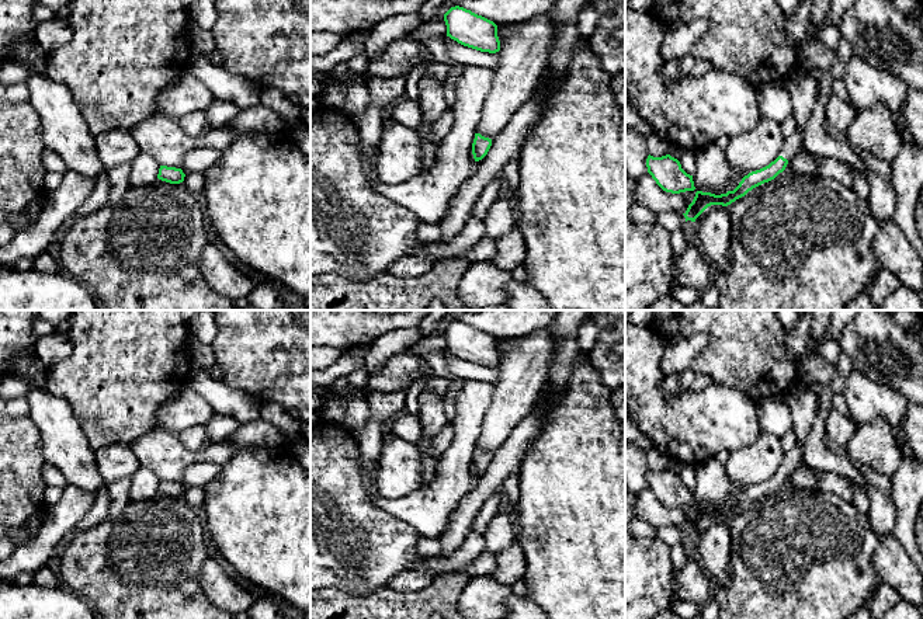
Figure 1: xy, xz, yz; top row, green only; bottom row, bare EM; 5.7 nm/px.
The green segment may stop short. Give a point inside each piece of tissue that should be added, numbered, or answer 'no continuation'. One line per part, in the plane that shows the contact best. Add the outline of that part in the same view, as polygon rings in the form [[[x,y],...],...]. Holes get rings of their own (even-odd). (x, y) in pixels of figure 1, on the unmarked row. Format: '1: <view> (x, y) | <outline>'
1: yz (793, 459) | [[[798,441],[791,451],[785,452],[785,456],[778,470],[783,470],[784,473],[790,474],[802,465],[805,442],[806,441]]]

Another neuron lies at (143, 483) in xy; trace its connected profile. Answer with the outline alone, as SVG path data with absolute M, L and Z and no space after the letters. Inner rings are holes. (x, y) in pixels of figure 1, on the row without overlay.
M146 466L139 469L131 477L131 501L146 501L157 495L160 479Z

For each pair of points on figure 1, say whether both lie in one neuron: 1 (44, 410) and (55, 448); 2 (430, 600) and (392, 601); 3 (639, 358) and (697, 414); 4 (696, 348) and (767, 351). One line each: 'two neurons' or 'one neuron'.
1: one neuron
2: one neuron
3: one neuron
4: two neurons

